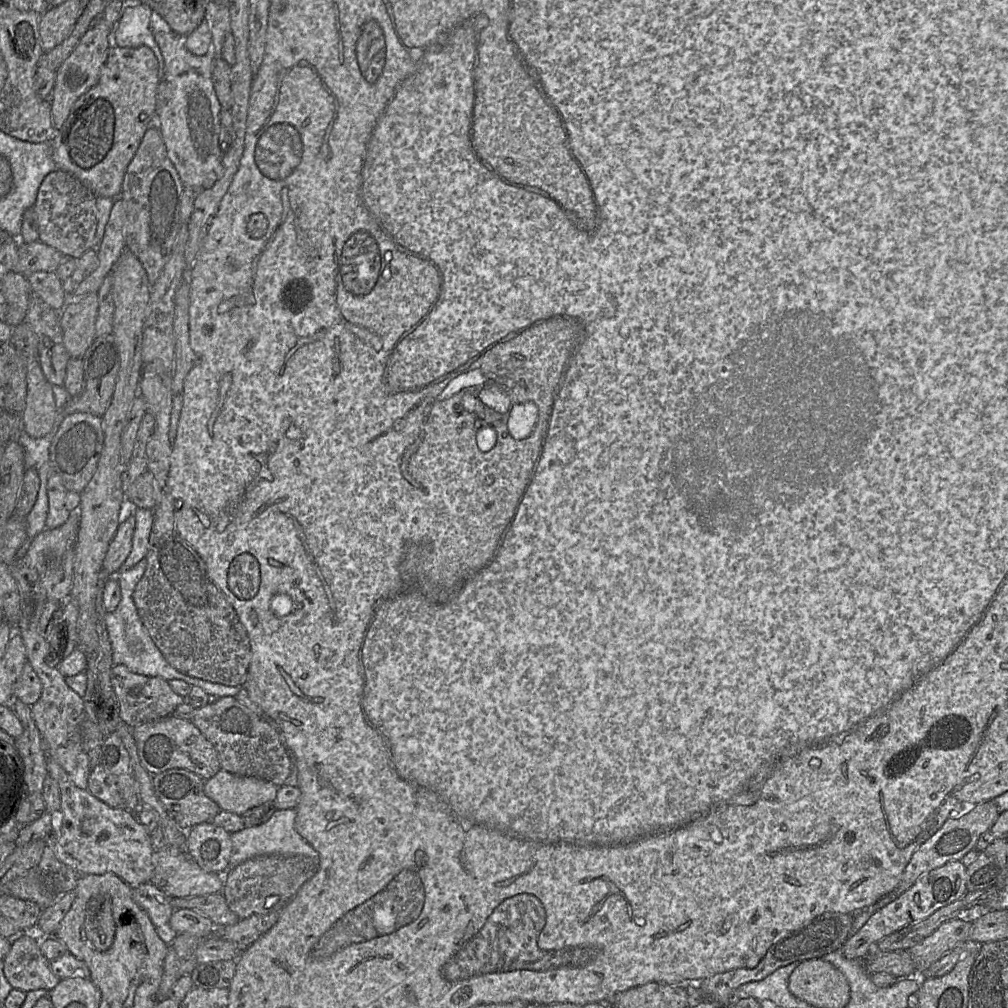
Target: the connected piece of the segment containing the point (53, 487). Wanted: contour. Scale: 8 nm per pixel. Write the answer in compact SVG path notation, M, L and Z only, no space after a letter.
M51 470L47 480L48 514L46 528L55 529L64 524L72 511L78 511L81 493L68 491L60 475Z

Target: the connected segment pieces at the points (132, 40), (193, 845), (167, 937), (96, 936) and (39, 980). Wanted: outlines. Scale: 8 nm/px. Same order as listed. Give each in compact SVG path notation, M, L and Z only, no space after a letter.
M151 4L125 7L111 34L111 45L150 48L157 58L160 83L164 80L165 67L163 55L153 34L154 15Z
M212 822L187 830L187 854L207 872L225 874L232 852L231 834Z
M151 882L133 888L132 898L148 914L162 941L167 945L171 944L178 935L170 926L170 917L174 912L173 898Z
M99 893L89 899L86 905L84 928L86 937L97 950L106 951L112 946L116 925L109 894Z
M21 932L12 939L4 960L3 971L14 989L29 992L53 989L61 980L50 968L50 961L40 950L40 937L34 932Z

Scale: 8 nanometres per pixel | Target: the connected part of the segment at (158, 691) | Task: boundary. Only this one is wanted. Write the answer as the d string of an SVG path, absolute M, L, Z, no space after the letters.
M124 665L113 666L111 682L118 698L120 719L129 727L168 717L185 702L185 698L172 690L168 681L133 673Z

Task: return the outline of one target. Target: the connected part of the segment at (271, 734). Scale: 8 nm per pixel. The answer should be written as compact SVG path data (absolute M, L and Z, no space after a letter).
M226 696L213 703L195 709L190 720L214 746L222 770L237 776L256 777L272 782L278 787L284 785L291 773L291 760L286 747L282 744L279 732L267 721L241 704L235 697Z

